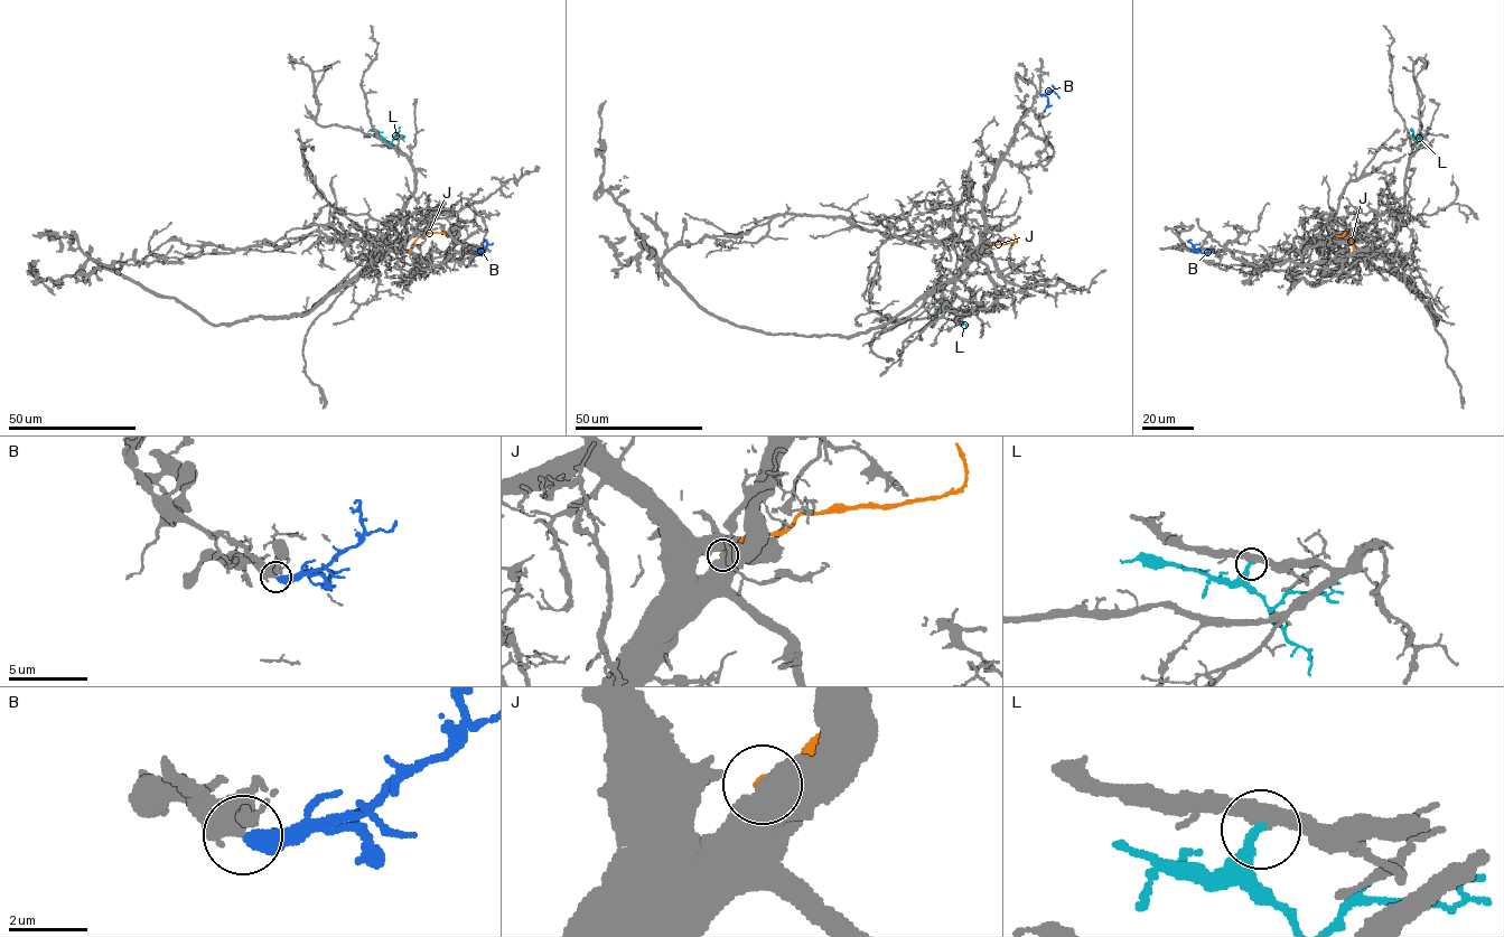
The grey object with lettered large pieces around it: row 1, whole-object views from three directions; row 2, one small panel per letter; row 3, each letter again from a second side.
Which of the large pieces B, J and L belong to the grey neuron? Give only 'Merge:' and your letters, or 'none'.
Merge: B

